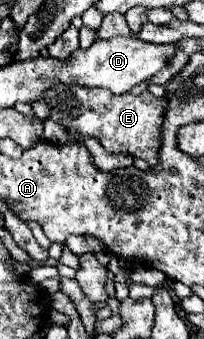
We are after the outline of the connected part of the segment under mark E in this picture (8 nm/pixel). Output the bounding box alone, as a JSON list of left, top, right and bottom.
[45,86,167,166]

